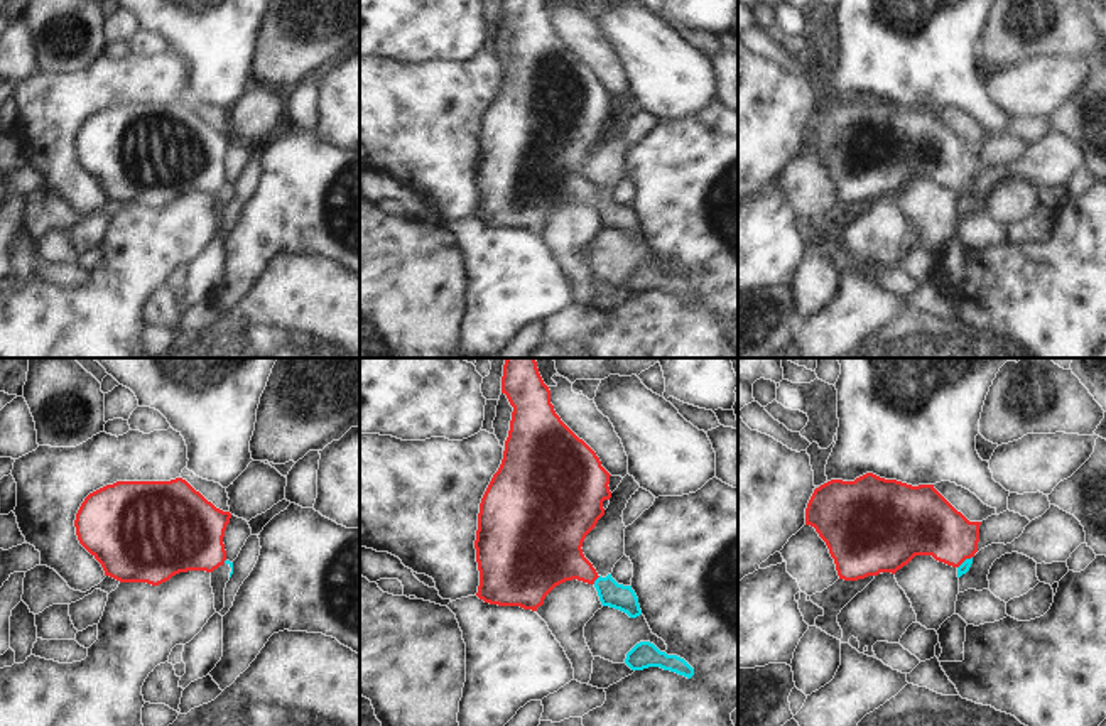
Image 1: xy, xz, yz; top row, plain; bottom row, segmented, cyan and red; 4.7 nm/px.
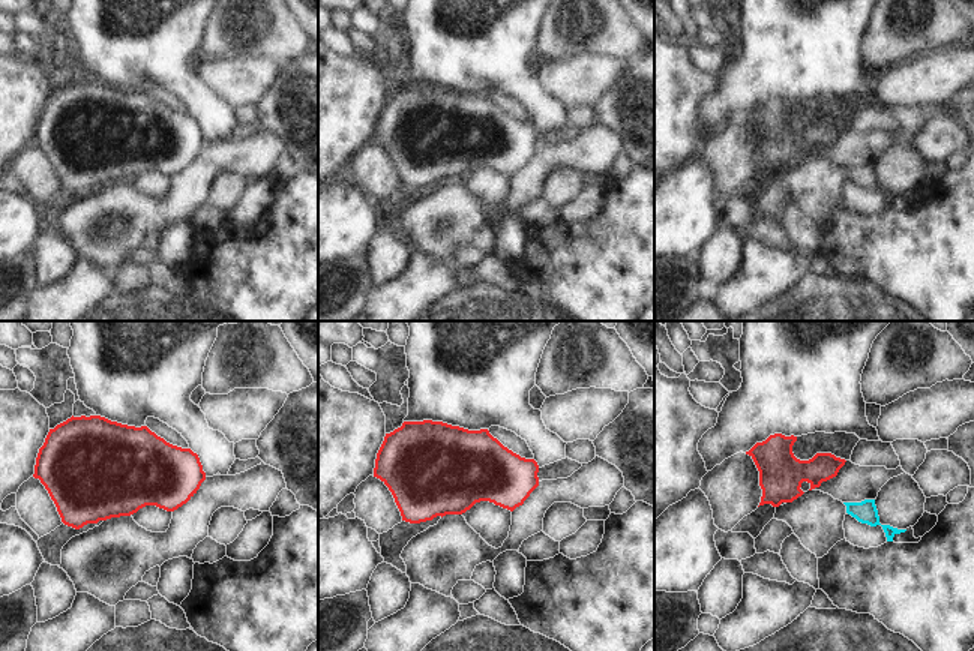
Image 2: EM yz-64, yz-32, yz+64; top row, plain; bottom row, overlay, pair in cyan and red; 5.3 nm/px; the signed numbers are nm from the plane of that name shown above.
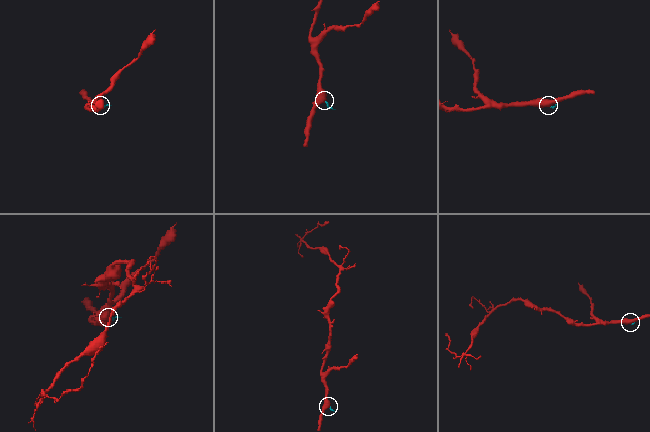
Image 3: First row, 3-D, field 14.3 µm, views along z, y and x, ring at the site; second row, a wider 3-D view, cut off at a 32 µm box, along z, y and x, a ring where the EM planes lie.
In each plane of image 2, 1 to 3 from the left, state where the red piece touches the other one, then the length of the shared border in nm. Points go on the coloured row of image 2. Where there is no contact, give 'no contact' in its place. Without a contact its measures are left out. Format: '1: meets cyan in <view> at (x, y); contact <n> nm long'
1: no contact
2: no contact
3: no contact

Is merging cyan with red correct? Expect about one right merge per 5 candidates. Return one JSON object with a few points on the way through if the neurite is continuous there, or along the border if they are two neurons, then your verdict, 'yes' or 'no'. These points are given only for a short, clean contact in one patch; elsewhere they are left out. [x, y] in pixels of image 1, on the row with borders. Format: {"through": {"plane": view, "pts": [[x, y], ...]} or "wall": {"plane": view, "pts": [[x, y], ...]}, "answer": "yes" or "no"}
{"wall": {"plane": "xz", "pts": [[600, 576], [593, 583]]}, "answer": "no"}

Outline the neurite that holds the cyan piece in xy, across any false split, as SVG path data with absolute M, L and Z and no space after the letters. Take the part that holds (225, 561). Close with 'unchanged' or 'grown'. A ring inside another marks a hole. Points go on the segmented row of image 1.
M225 561L223 566L211 572L211 588L214 594L214 610L220 613L225 608L225 588L233 574L233 562Z; grown

